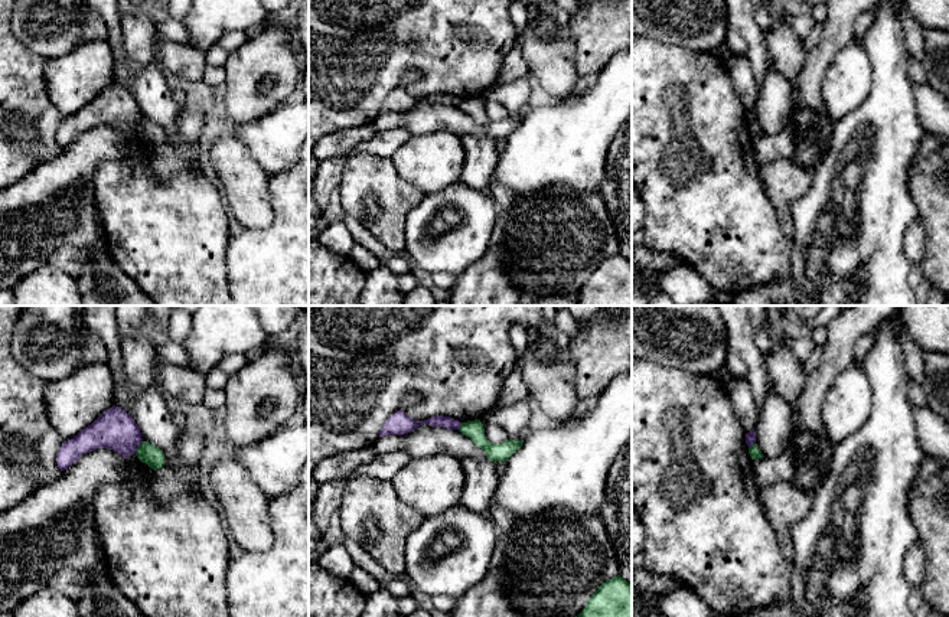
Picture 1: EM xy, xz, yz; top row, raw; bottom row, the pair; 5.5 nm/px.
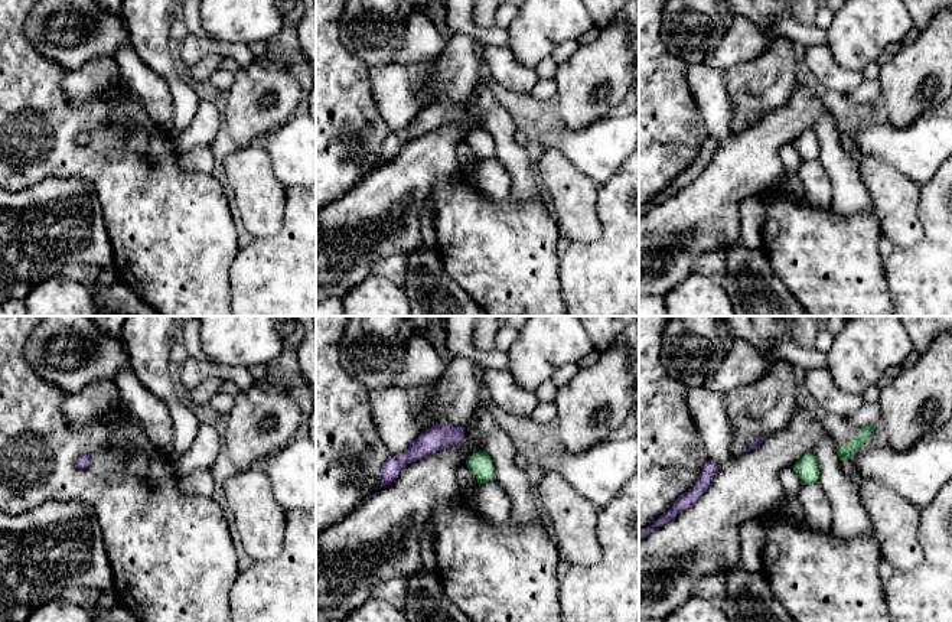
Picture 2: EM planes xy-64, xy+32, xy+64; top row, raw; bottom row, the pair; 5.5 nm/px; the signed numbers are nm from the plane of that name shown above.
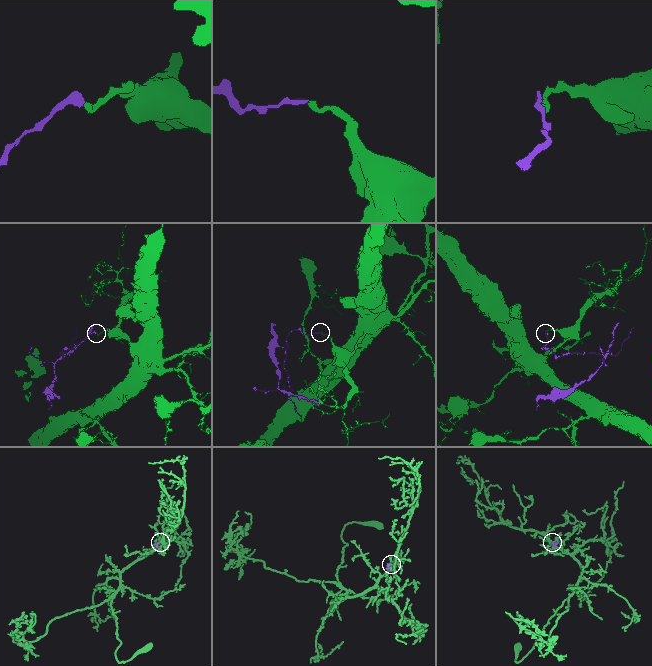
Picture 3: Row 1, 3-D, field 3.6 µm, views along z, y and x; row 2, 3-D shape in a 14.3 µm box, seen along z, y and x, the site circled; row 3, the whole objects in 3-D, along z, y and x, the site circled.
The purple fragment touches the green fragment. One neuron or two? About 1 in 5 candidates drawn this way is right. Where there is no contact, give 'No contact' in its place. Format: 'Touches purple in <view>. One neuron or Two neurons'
Touches purple in xy. Two neurons

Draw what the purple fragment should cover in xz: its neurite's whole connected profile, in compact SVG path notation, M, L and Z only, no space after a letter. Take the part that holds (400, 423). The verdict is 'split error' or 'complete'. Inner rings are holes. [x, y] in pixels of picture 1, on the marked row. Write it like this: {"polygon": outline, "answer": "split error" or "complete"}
{"polygon": "M401 409L392 414L385 421L384 427L381 428L379 437L389 435L389 434L404 435L414 431L417 427L423 424L428 424L433 427L443 427L447 430L459 430L462 425L460 421L444 415L437 415L424 421L415 421Z", "answer": "complete"}

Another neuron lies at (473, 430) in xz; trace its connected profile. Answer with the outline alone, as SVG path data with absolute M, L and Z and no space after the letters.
M480 420L462 422L459 431L469 437L477 447L480 447L487 460L496 461L508 461L508 458L522 447L522 441L515 441L512 438L506 440L502 444L492 444L486 435L485 428Z

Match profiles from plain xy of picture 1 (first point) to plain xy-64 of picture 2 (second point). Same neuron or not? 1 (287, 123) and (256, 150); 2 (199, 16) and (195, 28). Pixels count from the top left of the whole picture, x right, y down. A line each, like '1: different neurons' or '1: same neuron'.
1: different neurons
2: different neurons

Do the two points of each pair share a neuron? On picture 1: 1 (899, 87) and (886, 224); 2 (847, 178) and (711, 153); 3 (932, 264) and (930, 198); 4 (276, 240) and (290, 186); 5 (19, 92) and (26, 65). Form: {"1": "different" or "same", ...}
{"1": "same", "2": "different", "3": "same", "4": "same", "5": "same"}

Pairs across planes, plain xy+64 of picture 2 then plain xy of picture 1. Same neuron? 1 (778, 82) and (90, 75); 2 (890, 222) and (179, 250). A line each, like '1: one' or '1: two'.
1: two
2: two

